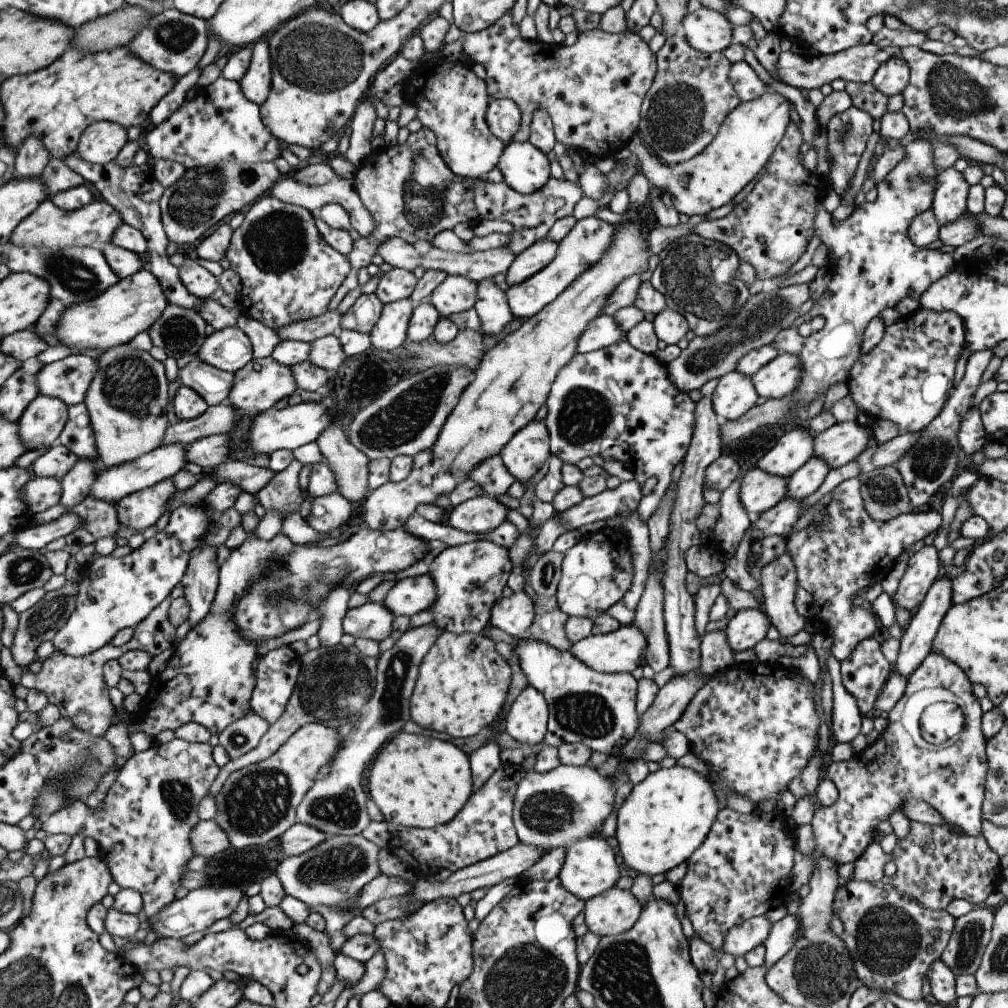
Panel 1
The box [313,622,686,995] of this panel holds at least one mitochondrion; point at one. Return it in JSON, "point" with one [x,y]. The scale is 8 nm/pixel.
{"point":[582,713]}

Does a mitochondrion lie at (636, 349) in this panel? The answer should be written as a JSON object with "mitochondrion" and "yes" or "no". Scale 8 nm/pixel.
{"mitochondrion":"no"}

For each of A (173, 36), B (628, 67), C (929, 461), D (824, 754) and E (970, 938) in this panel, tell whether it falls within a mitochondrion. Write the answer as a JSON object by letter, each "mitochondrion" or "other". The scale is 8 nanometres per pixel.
{"A":"mitochondrion","B":"other","C":"mitochondrion","D":"other","E":"mitochondrion"}

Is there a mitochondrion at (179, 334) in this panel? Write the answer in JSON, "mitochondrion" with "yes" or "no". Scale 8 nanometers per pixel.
{"mitochondrion":"yes"}

